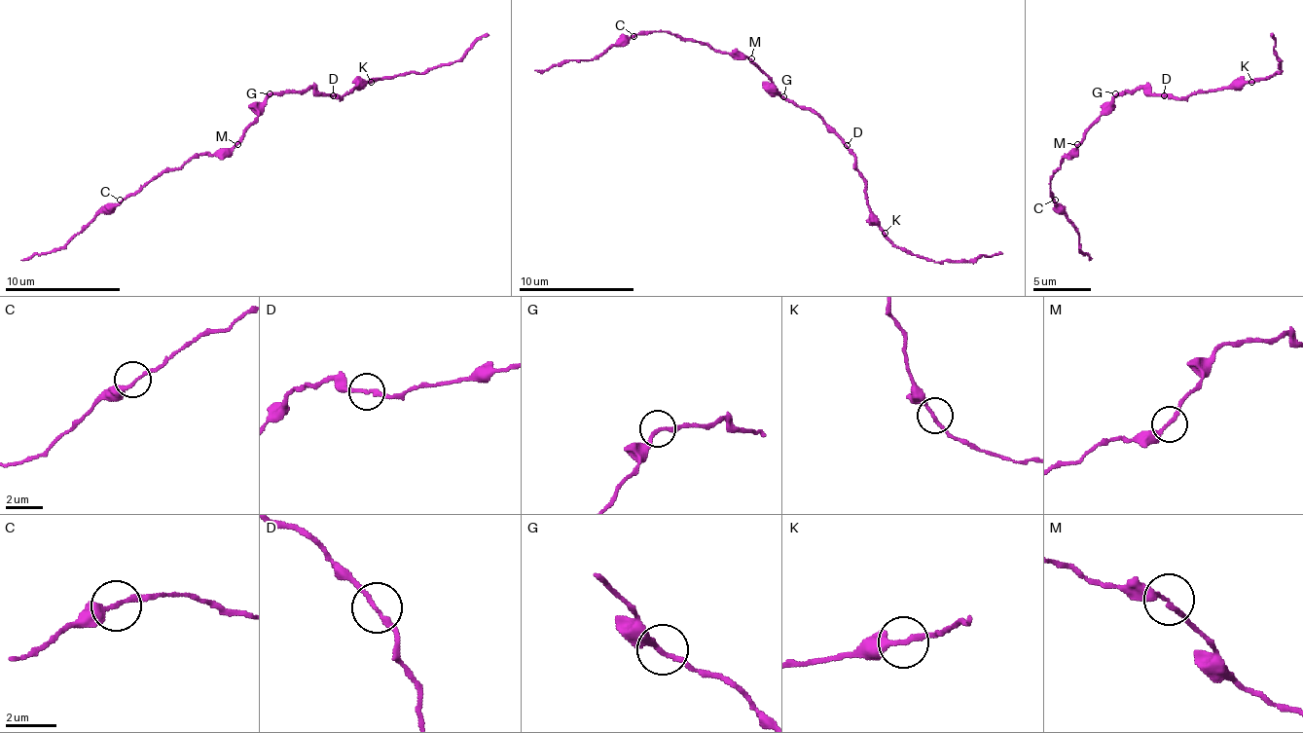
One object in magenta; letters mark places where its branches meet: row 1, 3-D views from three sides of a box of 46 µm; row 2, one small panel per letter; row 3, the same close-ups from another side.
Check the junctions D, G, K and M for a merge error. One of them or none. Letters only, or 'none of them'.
none of them

